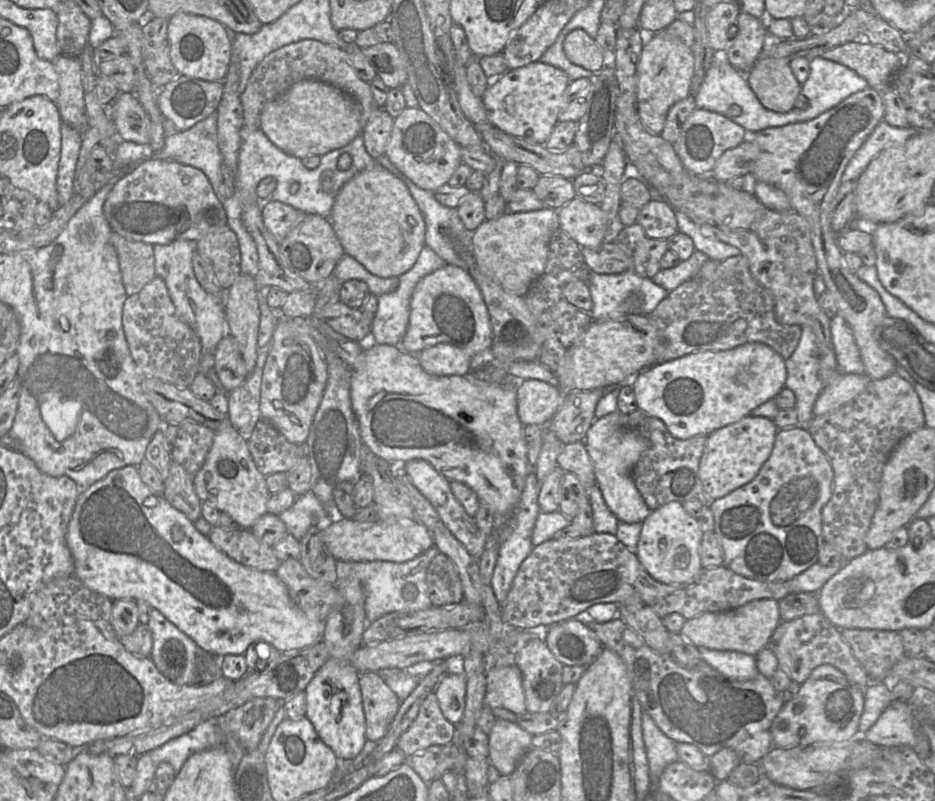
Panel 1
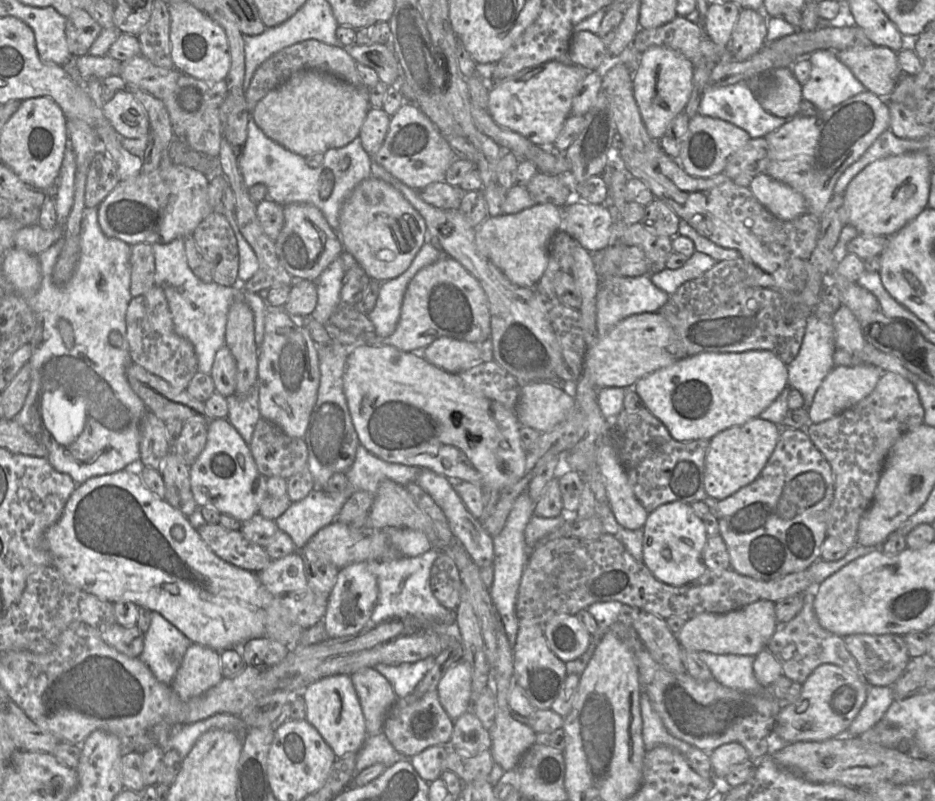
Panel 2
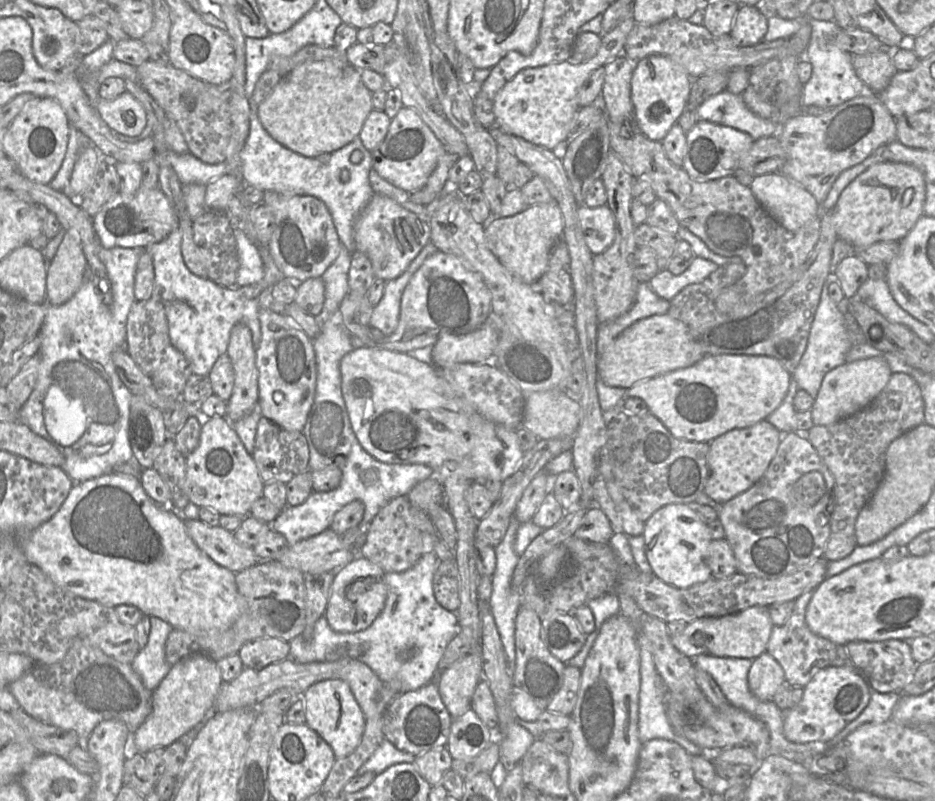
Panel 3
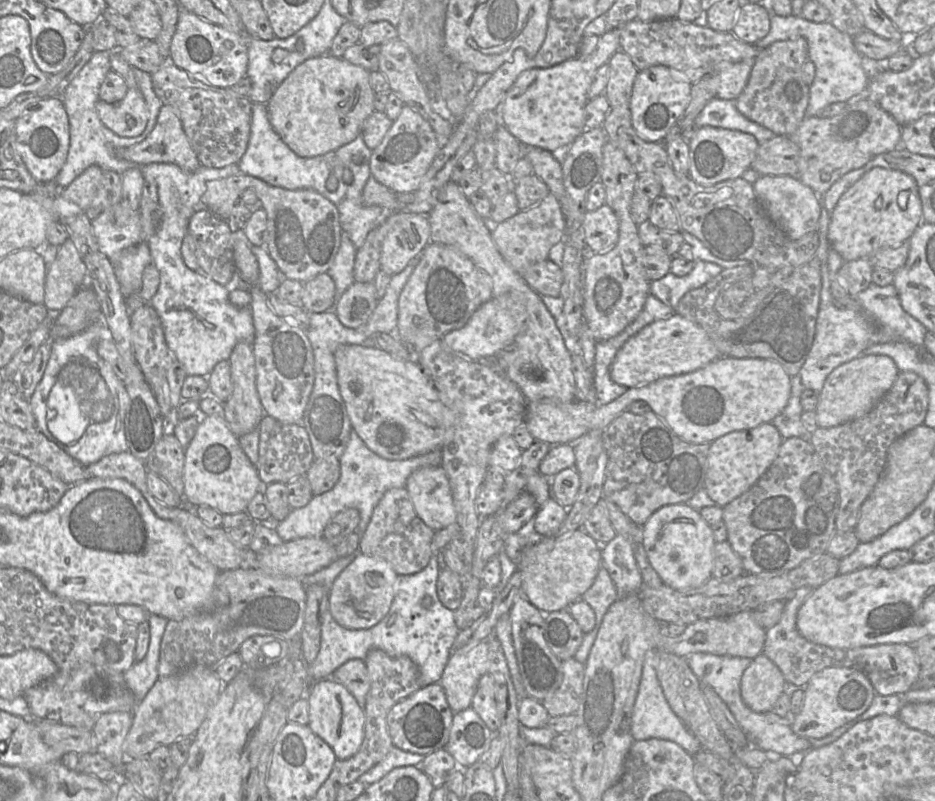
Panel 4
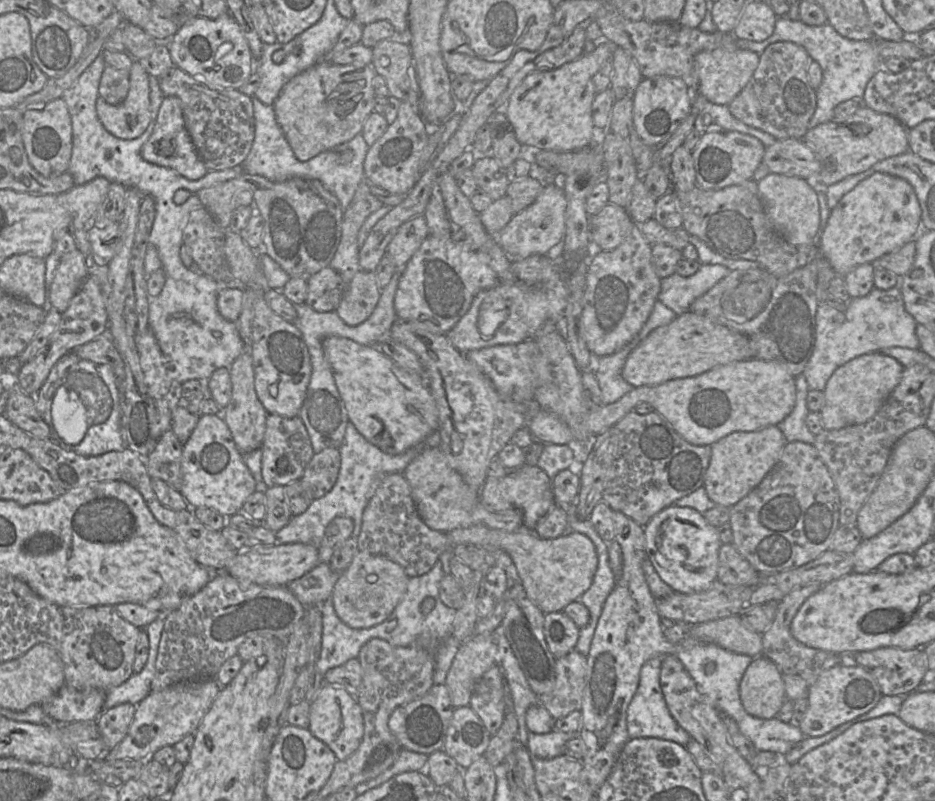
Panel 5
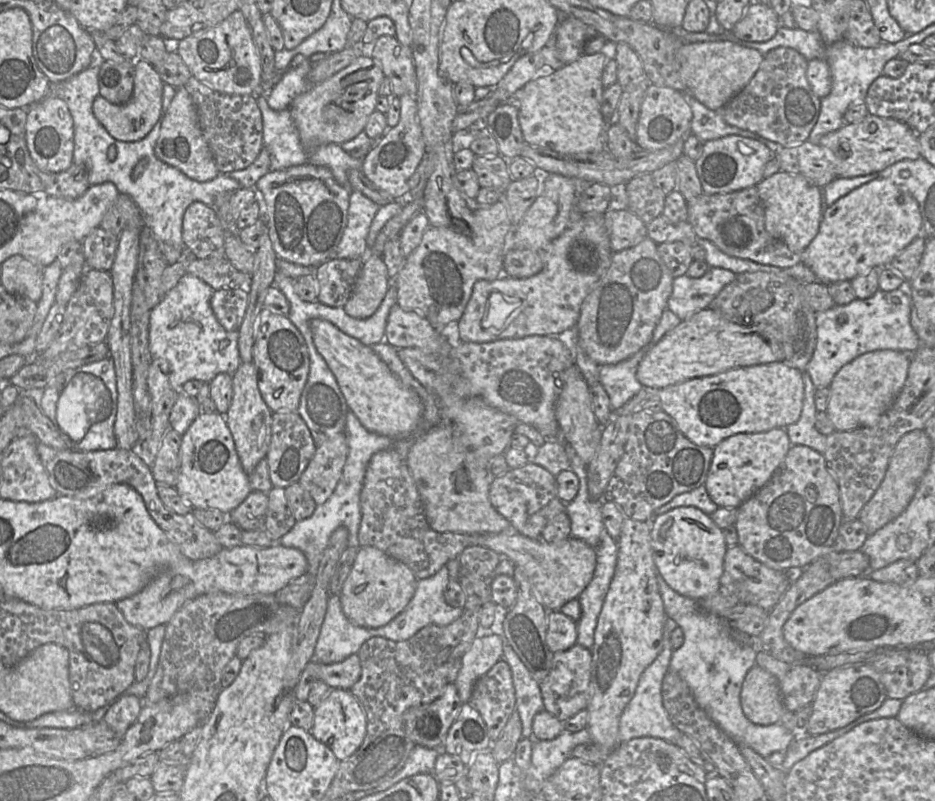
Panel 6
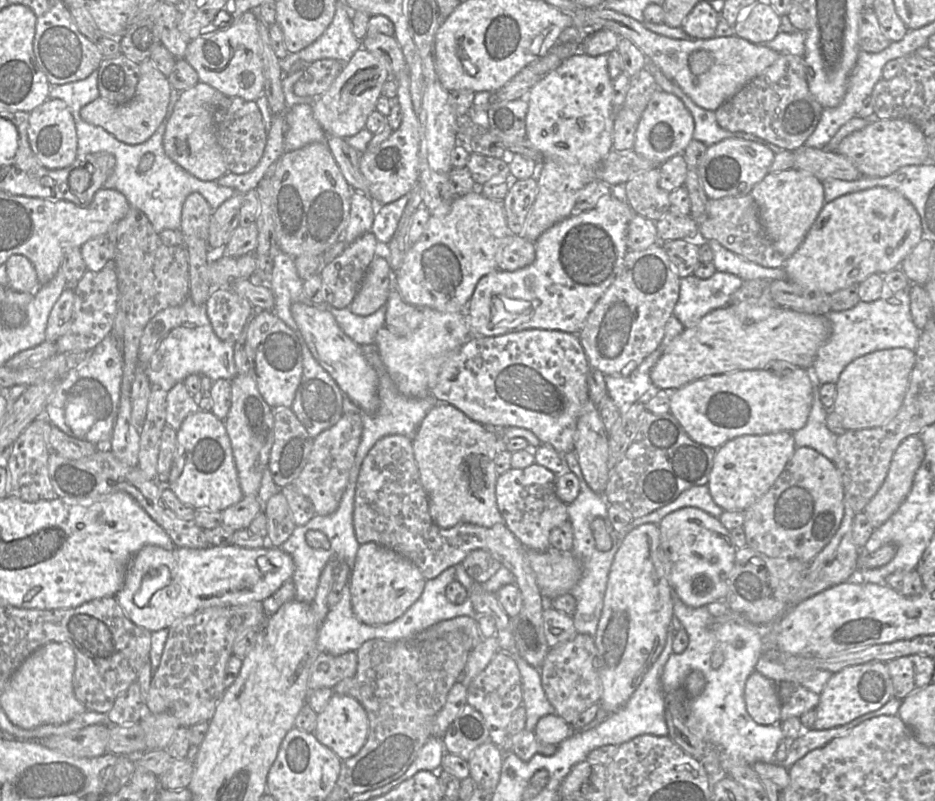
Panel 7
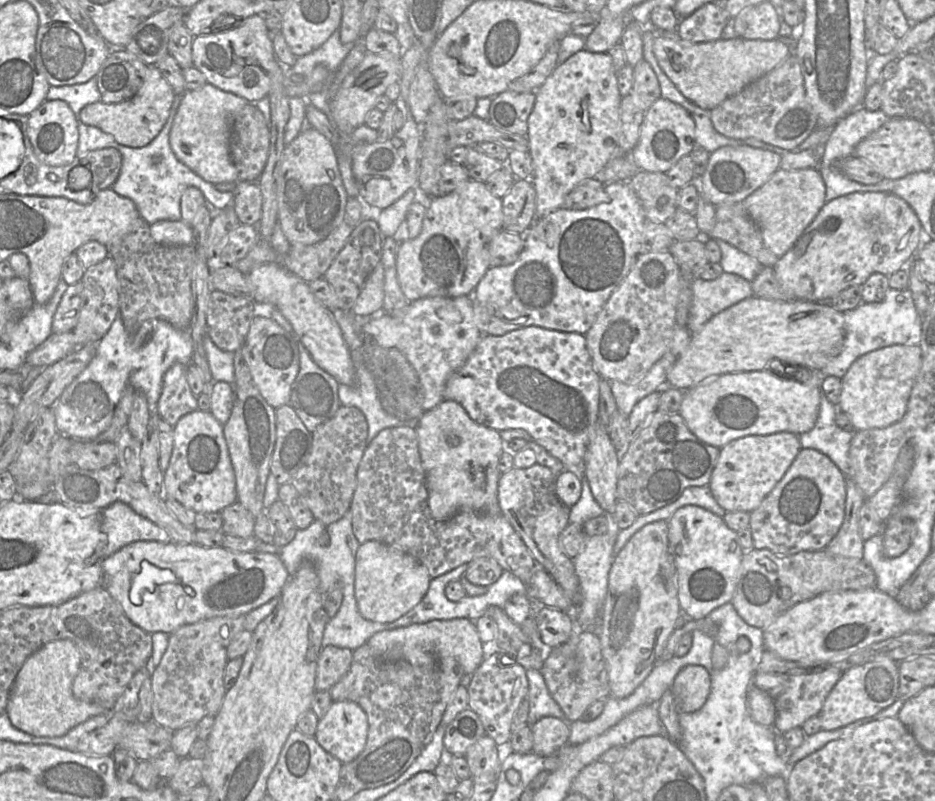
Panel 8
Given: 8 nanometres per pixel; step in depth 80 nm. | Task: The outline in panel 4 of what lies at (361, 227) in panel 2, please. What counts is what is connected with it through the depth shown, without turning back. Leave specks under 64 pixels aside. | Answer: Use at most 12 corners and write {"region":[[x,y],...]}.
{"region":[[389,212],[380,269],[400,273],[430,242],[428,215]]}

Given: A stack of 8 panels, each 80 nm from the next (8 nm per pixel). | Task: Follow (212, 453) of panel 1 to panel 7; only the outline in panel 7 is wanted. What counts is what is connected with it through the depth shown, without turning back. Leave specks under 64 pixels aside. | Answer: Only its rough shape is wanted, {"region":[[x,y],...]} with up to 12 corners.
{"region":[[189,415],[166,486],[195,510],[244,498],[224,421]]}

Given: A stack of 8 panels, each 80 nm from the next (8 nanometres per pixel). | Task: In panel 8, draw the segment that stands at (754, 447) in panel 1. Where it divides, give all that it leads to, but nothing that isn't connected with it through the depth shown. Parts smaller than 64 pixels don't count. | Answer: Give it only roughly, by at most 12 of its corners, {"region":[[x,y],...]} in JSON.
{"region":[[791,432],[720,448],[709,489],[752,512],[801,449]]}

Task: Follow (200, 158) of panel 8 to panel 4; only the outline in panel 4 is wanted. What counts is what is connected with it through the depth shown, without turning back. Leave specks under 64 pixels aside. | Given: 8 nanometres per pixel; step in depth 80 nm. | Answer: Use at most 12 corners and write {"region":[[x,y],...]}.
{"region":[[161,107],[144,141],[120,148],[139,165],[173,163],[190,173],[201,166],[179,110]]}

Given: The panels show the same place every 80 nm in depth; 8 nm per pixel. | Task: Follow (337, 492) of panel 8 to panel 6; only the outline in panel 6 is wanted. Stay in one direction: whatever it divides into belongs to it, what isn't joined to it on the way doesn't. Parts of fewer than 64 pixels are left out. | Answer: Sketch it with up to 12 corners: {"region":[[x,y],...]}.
{"region":[[344,433],[316,448],[298,481],[316,505],[334,492],[347,456]]}

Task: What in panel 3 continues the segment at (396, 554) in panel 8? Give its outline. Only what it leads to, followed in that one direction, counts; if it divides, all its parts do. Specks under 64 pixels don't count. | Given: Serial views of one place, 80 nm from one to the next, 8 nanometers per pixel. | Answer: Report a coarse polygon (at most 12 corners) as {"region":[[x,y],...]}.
{"region":[[355,557],[334,574],[325,618],[367,629],[385,606],[386,572]]}

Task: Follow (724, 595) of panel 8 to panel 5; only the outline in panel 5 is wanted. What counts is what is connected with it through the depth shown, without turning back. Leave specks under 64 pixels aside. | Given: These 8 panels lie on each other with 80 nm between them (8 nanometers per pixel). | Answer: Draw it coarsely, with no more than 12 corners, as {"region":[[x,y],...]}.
{"region":[[670,505],[644,526],[646,557],[674,592],[717,579],[717,527]]}

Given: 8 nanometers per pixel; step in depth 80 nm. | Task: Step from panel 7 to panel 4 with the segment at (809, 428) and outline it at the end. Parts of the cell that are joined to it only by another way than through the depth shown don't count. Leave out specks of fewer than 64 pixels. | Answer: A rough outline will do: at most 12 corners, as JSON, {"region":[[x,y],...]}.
{"region":[[799,374],[791,377],[791,394],[783,411],[771,423],[783,439],[809,433],[801,422]]}

